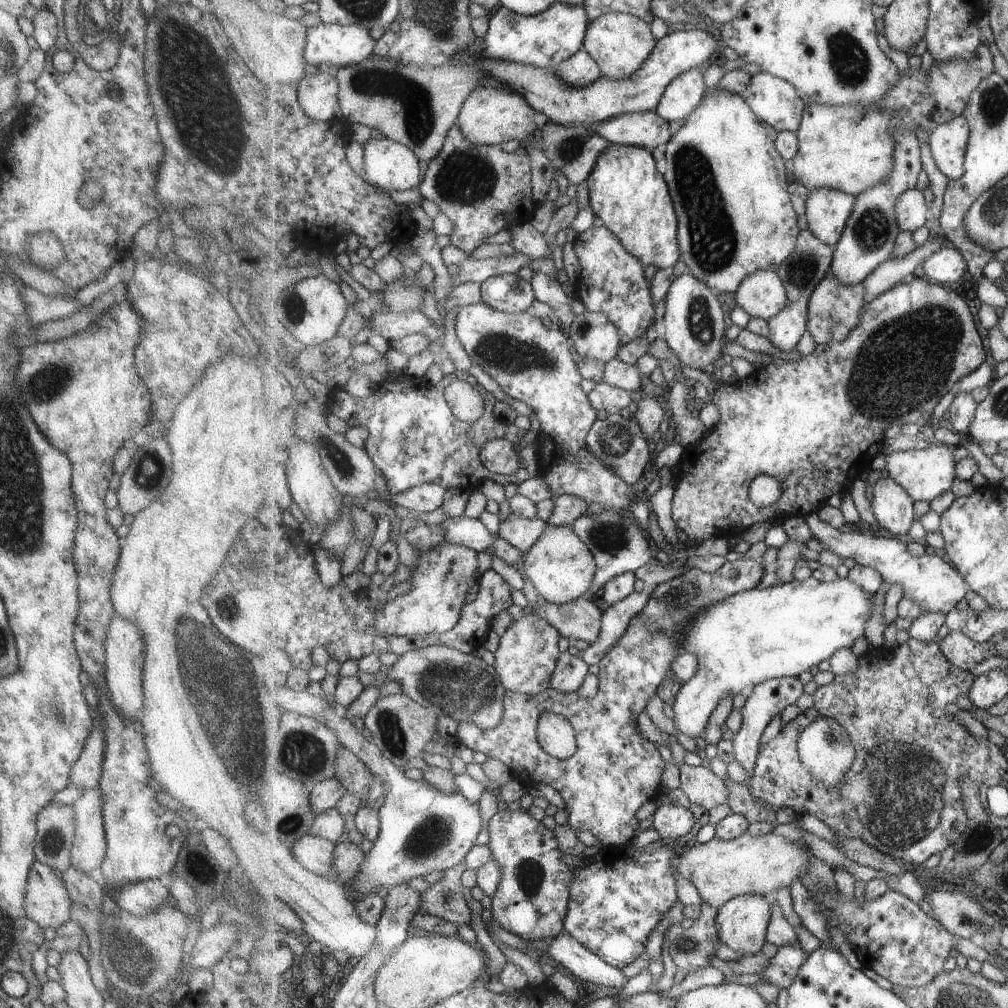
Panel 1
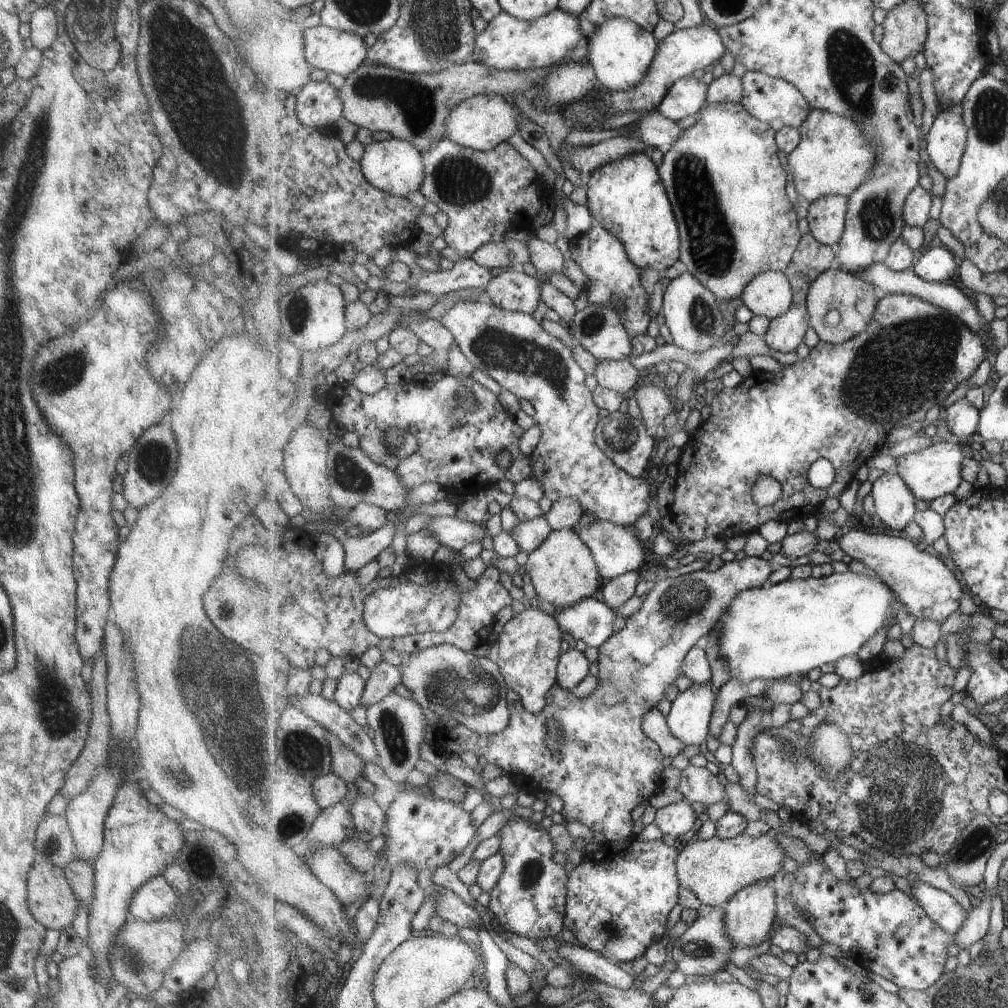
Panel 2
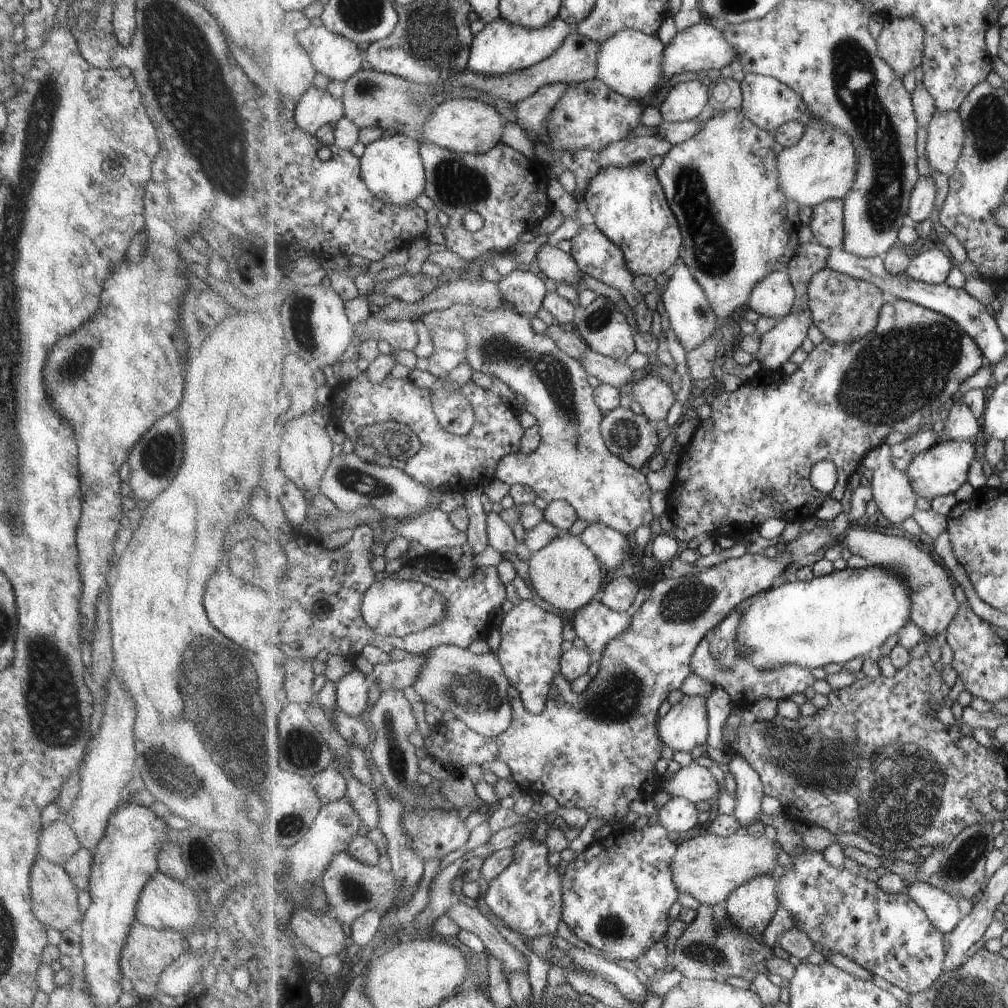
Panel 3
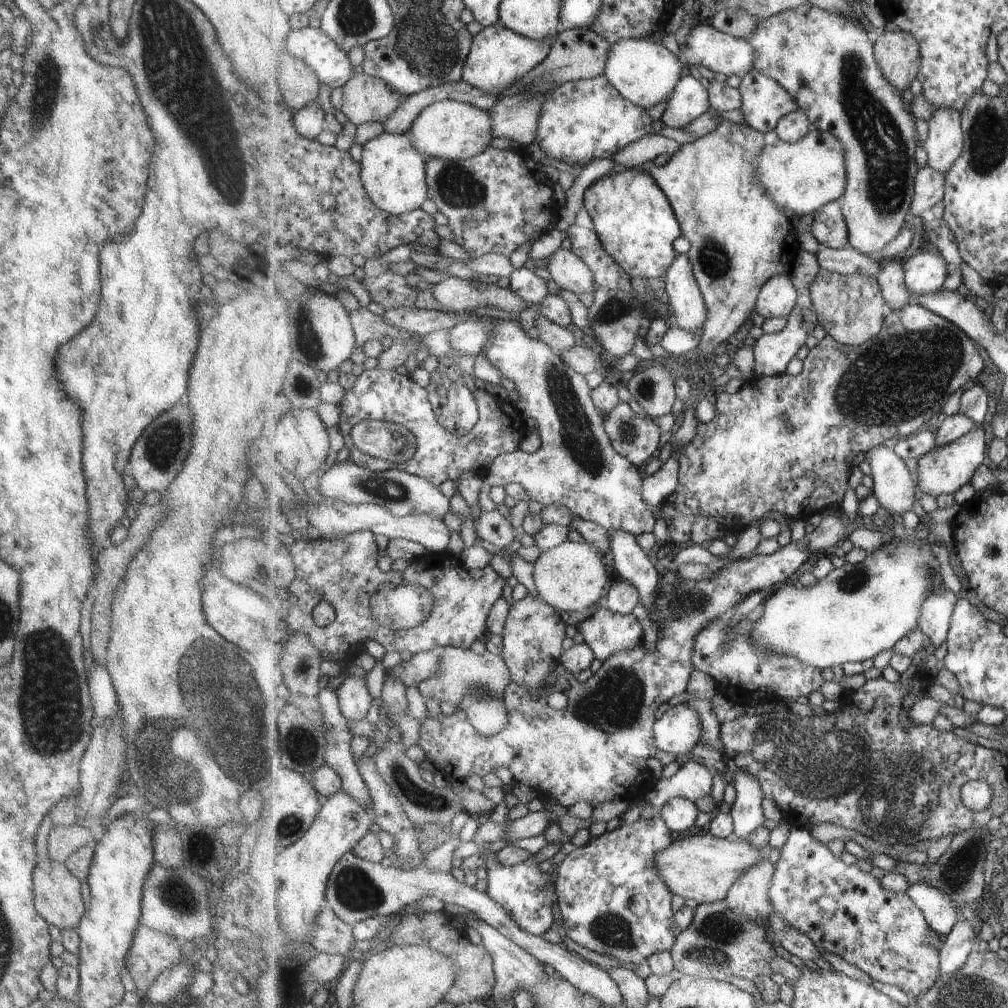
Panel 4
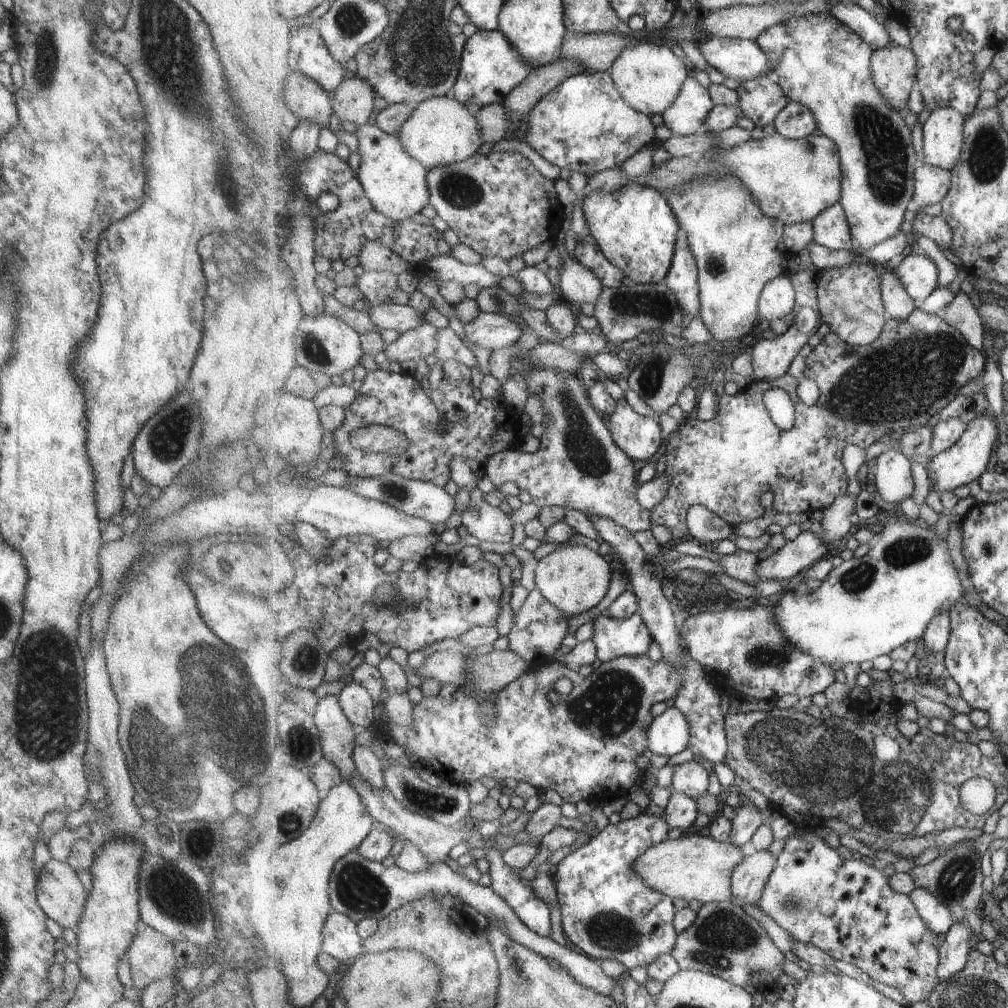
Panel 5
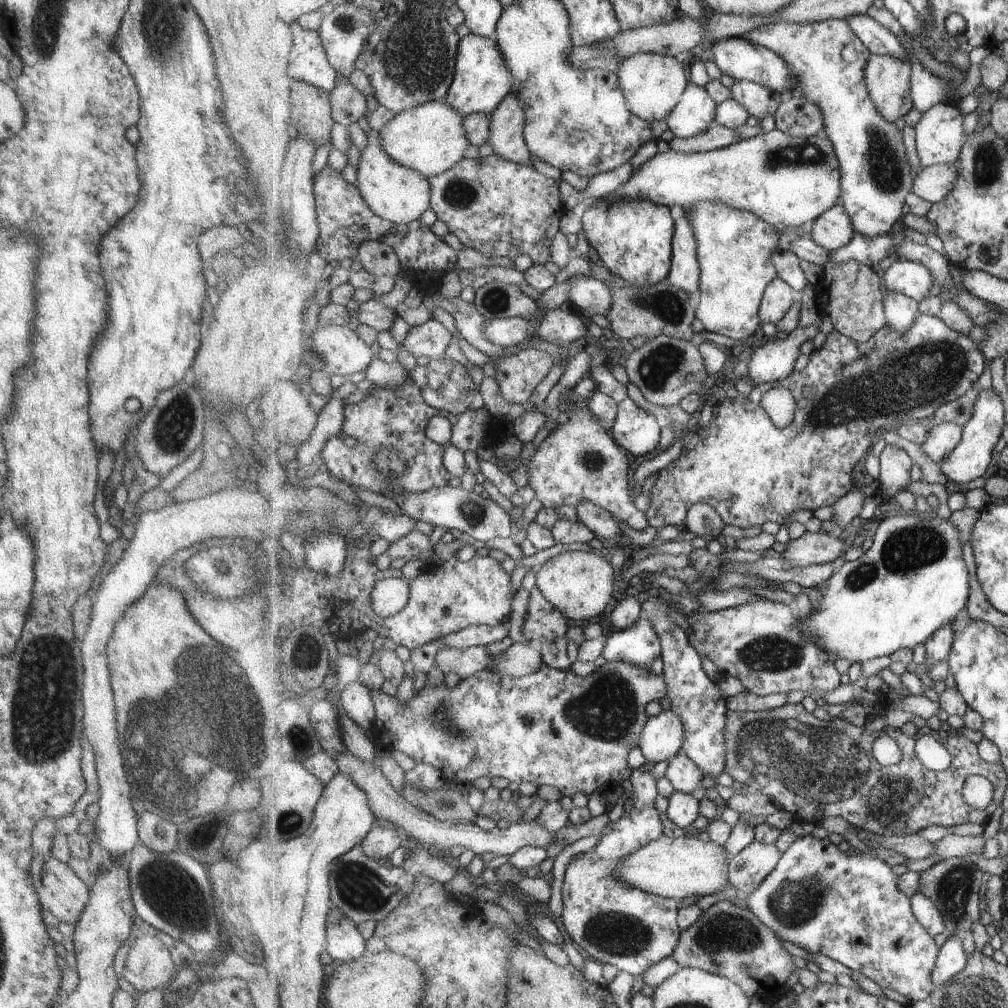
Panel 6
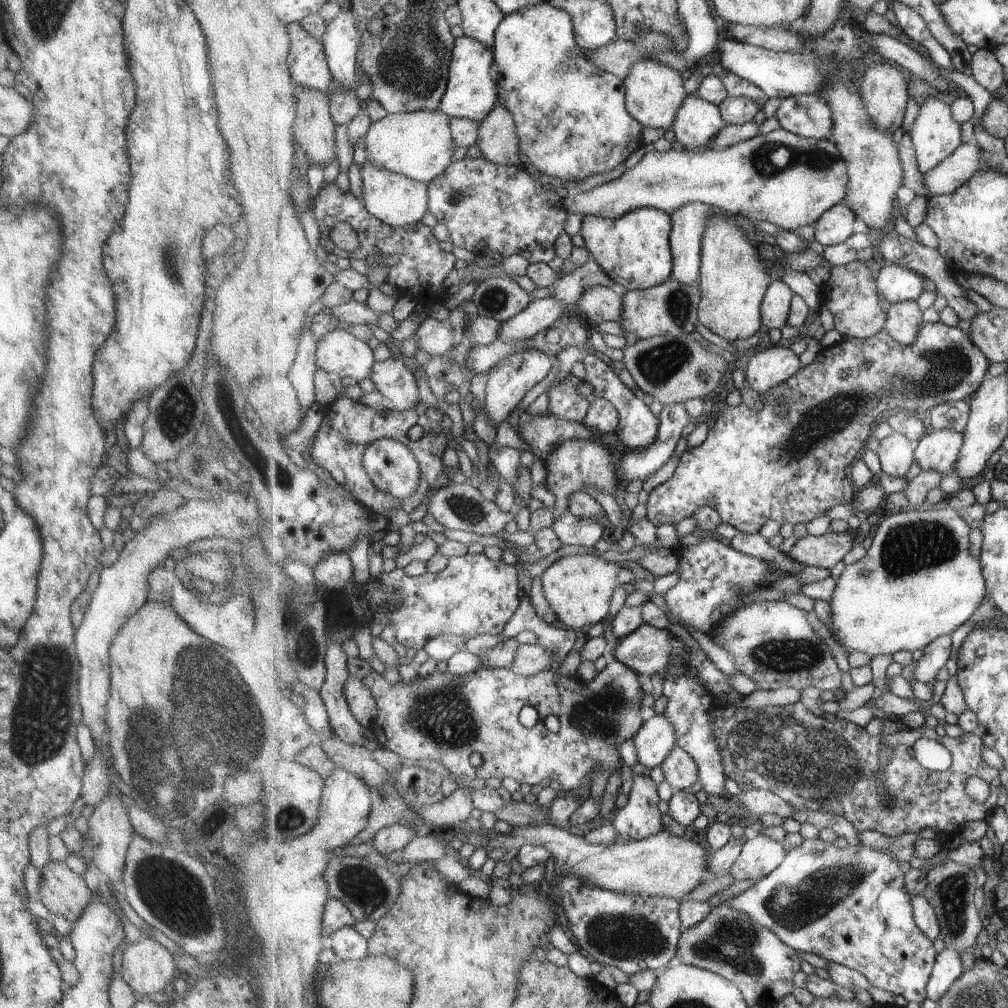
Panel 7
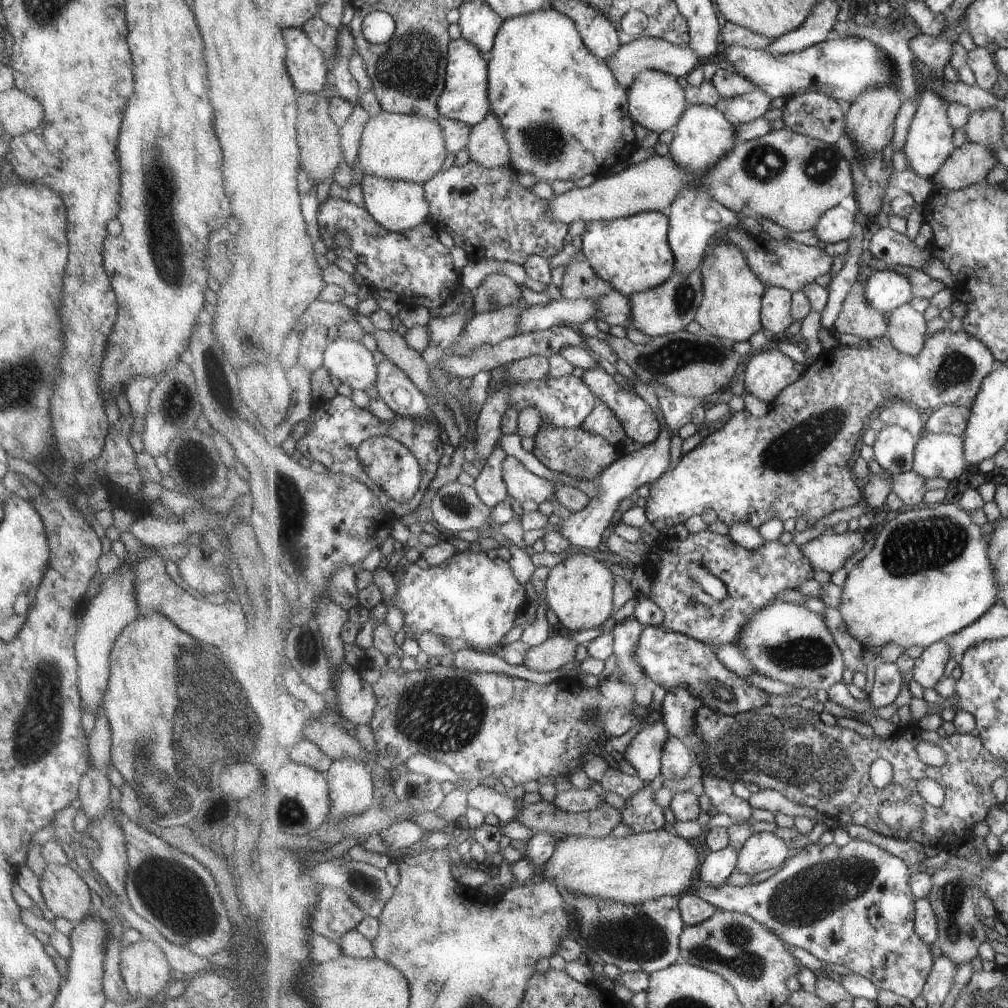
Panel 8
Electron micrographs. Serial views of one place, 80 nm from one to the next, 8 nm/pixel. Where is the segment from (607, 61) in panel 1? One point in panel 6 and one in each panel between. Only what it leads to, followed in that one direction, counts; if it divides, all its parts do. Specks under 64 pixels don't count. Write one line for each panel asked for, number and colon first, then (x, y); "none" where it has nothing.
2: (622, 53)
3: (630, 62)
4: (644, 71)
5: (650, 77)
6: (653, 83)

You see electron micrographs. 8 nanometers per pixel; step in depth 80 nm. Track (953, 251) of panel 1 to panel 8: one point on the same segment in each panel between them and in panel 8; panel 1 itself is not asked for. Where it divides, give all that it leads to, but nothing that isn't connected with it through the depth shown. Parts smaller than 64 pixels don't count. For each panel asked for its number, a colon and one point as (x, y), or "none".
2: (939, 264)
3: (933, 266)
4: (925, 272)
5: (919, 274)
6: (907, 276)
7: (896, 283)
8: (888, 290)

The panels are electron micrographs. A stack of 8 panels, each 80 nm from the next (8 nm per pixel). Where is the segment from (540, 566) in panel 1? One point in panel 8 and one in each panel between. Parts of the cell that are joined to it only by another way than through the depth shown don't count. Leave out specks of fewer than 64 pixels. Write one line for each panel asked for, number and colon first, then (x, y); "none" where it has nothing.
2: (563, 570)
3: (566, 573)
4: (571, 576)
5: (574, 578)
6: (580, 583)
7: (580, 588)
8: (579, 590)

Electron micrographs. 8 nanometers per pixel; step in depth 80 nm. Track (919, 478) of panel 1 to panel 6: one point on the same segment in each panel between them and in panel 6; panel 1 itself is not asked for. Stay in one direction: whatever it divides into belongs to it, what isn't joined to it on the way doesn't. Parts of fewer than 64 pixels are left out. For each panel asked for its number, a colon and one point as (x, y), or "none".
2: (936, 471)
3: (942, 470)
4: (945, 470)
5: (968, 458)
6: (971, 459)

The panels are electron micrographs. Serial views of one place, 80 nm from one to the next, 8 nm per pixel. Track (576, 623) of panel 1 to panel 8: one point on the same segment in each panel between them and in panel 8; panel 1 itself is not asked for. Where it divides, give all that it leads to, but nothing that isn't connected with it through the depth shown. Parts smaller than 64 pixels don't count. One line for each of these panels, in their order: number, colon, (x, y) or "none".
2: (593, 622)
3: (596, 624)
4: (606, 632)
5: (614, 637)
6: (639, 644)
7: (648, 650)
8: (670, 659)

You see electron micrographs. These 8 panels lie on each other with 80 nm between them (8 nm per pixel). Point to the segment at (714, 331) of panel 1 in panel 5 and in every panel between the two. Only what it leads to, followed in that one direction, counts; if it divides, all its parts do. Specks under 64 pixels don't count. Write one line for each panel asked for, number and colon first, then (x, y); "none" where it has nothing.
2: (692, 314)
3: (692, 318)
4: (689, 308)
5: (683, 278)

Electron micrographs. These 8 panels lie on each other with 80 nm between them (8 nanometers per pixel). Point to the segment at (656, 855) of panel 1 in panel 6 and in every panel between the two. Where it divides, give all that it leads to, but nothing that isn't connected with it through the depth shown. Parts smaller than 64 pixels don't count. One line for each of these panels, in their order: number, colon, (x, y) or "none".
2: (619, 899)
3: (618, 892)
4: (614, 901)
5: (609, 912)
6: (616, 923)

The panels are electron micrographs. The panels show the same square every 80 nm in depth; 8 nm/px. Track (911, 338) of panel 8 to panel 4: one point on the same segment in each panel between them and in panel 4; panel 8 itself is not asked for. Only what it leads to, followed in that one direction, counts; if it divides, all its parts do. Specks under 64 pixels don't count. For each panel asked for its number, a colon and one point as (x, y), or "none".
4: (892, 280)
5: (899, 303)
6: (901, 310)
7: (904, 318)

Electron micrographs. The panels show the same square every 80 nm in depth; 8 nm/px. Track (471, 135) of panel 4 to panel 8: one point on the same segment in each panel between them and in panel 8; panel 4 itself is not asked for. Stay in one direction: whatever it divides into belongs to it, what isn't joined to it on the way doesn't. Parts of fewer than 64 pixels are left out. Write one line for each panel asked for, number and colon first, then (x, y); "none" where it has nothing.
5: (442, 130)
6: (431, 138)
7: (420, 144)
8: (394, 146)

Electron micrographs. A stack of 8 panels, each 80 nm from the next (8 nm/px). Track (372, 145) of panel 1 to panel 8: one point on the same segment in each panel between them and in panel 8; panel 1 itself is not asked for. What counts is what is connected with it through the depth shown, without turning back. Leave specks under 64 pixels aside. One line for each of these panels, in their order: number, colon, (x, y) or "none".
2: (395, 166)
3: (393, 167)
4: (394, 172)
5: (397, 183)
6: (397, 193)
7: (396, 199)
8: (399, 205)

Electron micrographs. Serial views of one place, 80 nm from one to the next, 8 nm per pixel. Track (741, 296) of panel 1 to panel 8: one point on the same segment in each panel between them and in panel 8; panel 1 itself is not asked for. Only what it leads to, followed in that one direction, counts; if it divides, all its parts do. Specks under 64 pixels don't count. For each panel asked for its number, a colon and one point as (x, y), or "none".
2: (770, 294)
3: (775, 295)
4: (778, 297)
5: (778, 299)
6: (779, 297)
7: (777, 305)
8: (777, 316)

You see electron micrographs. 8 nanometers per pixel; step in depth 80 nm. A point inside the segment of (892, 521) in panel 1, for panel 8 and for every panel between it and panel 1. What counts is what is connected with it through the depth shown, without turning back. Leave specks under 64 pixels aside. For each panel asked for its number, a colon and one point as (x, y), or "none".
2: (894, 502)
3: (892, 491)
4: (895, 488)
5: (893, 478)
6: (895, 464)
7: (896, 453)
8: (895, 447)

